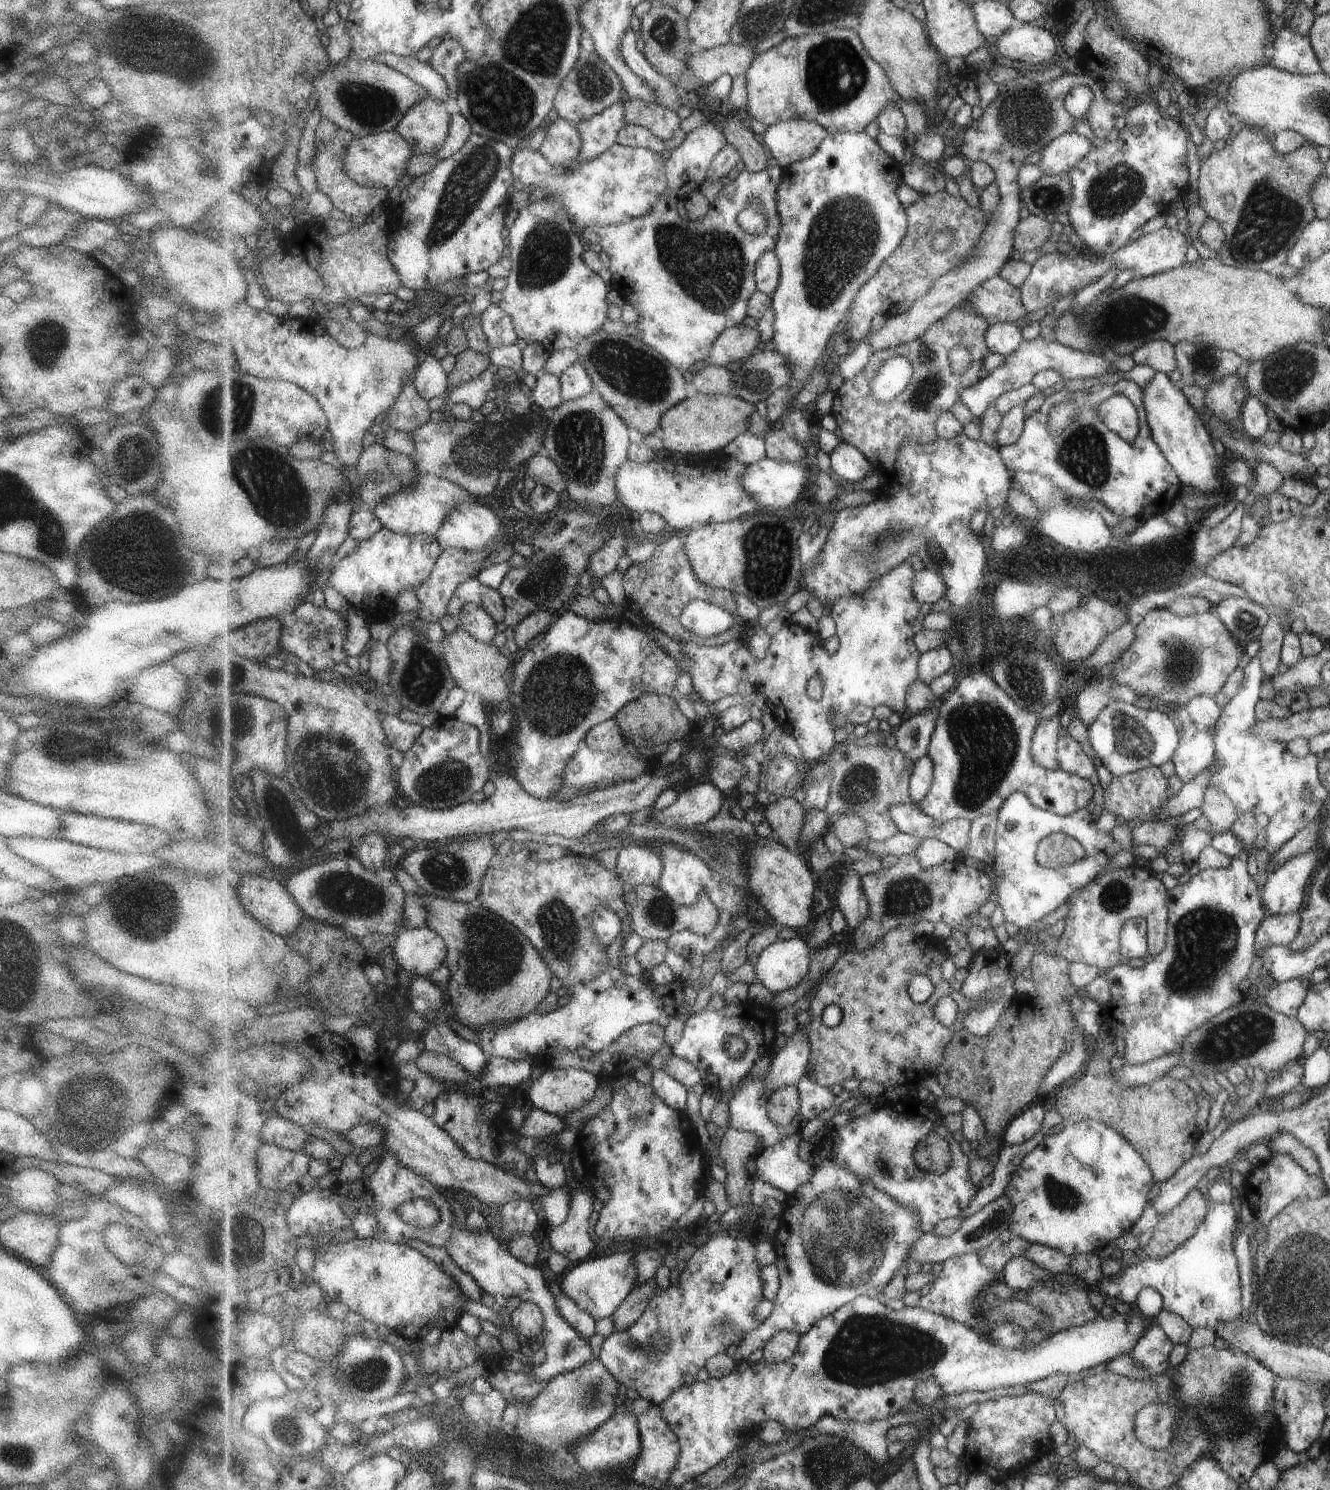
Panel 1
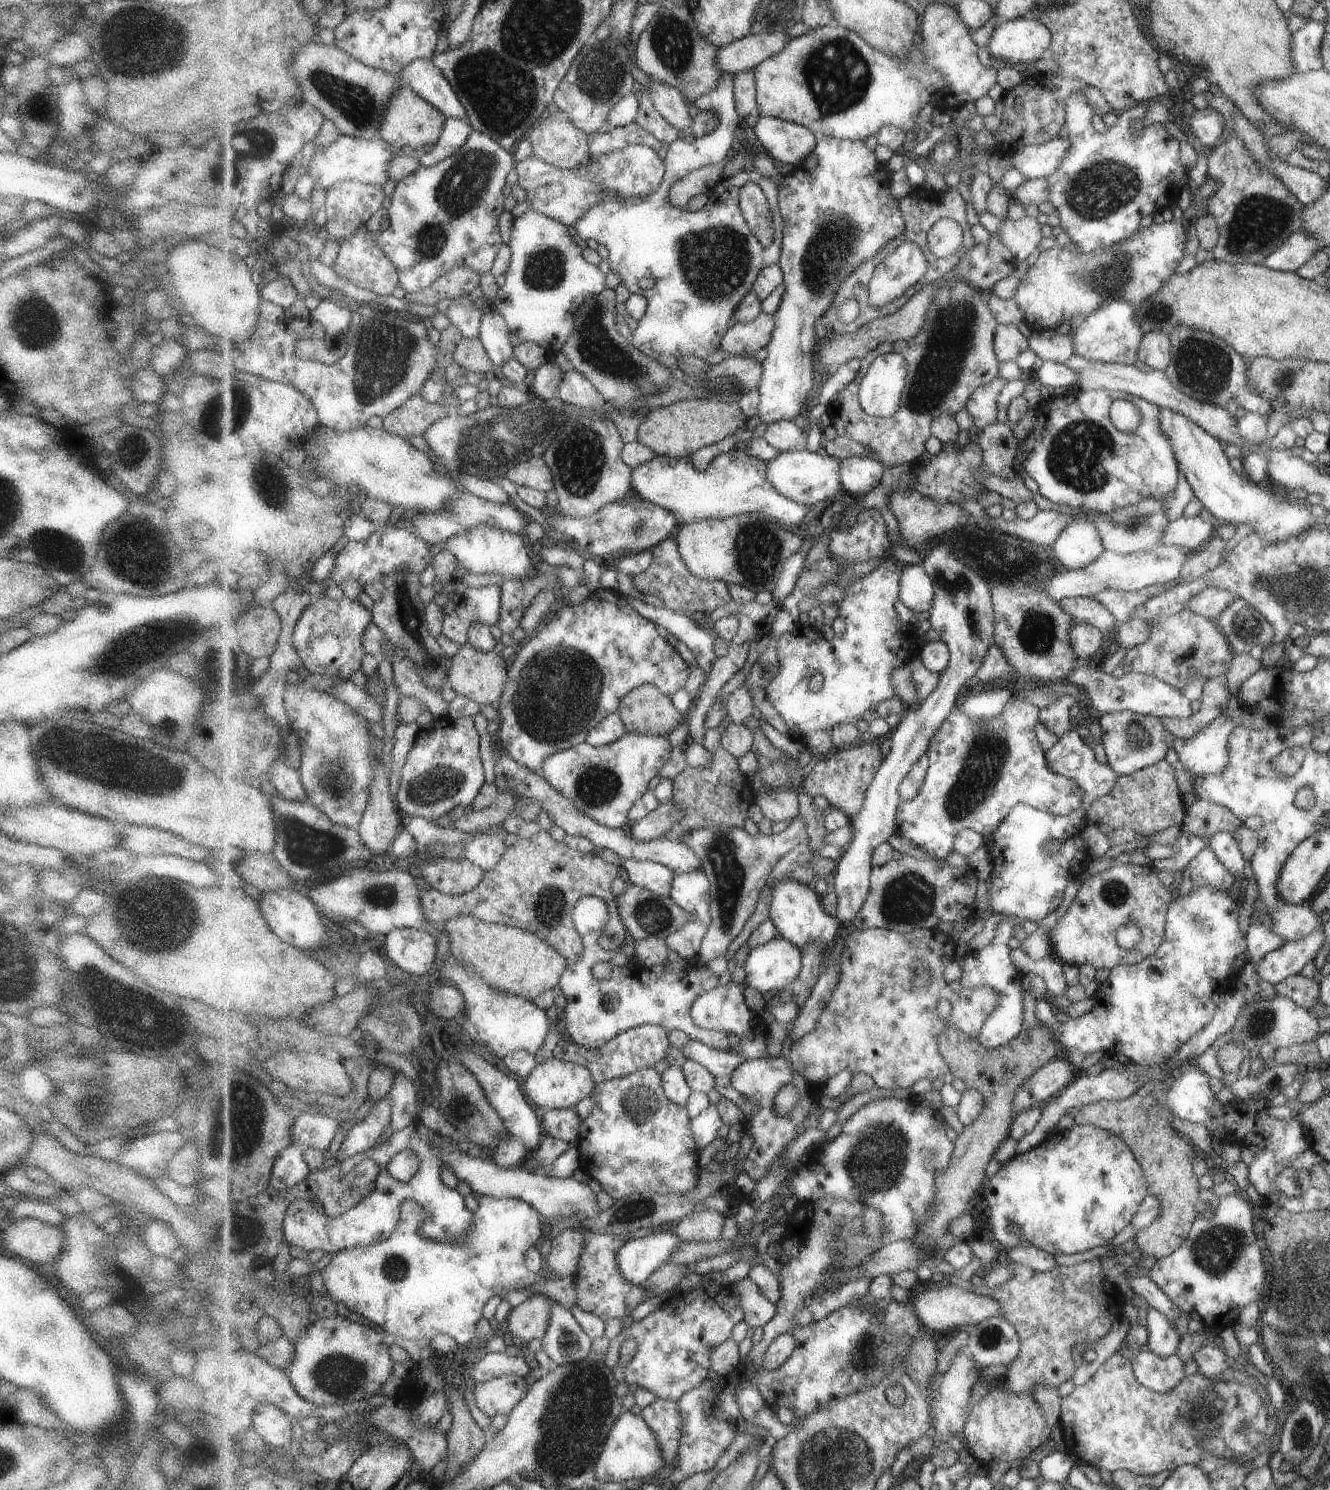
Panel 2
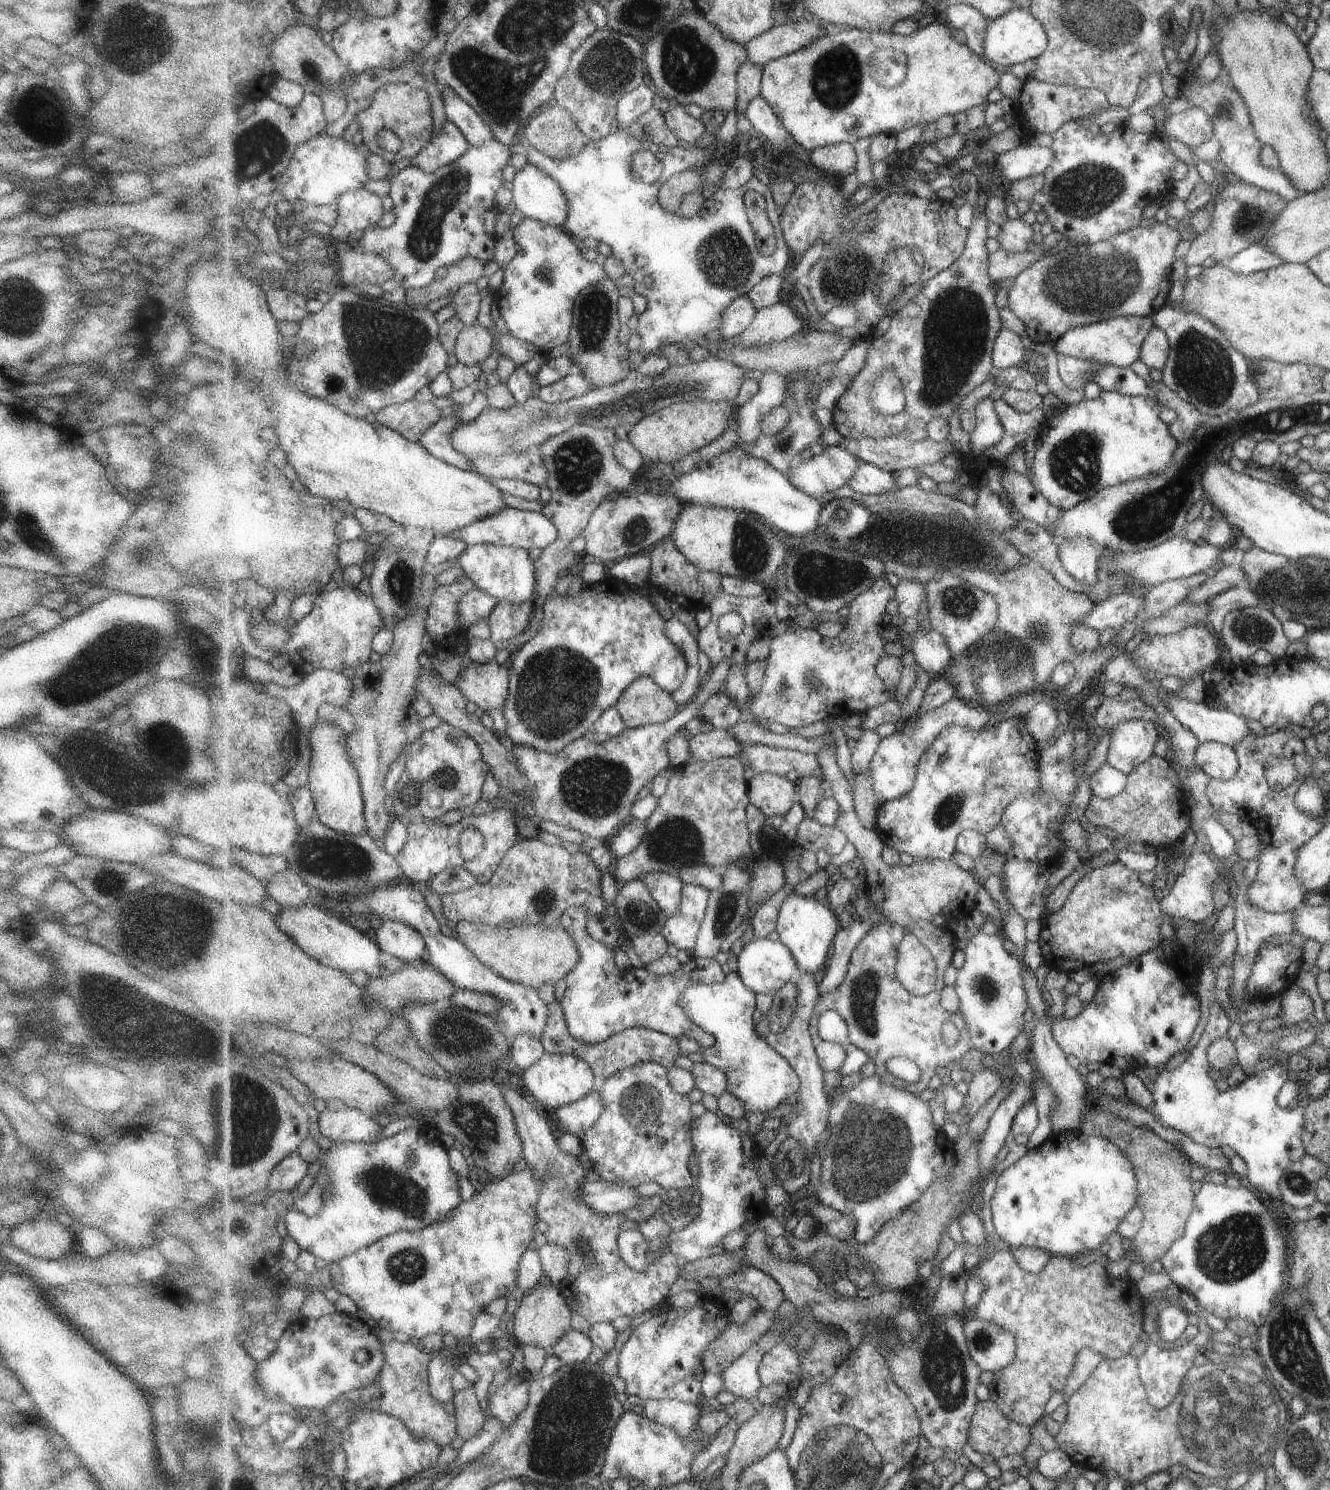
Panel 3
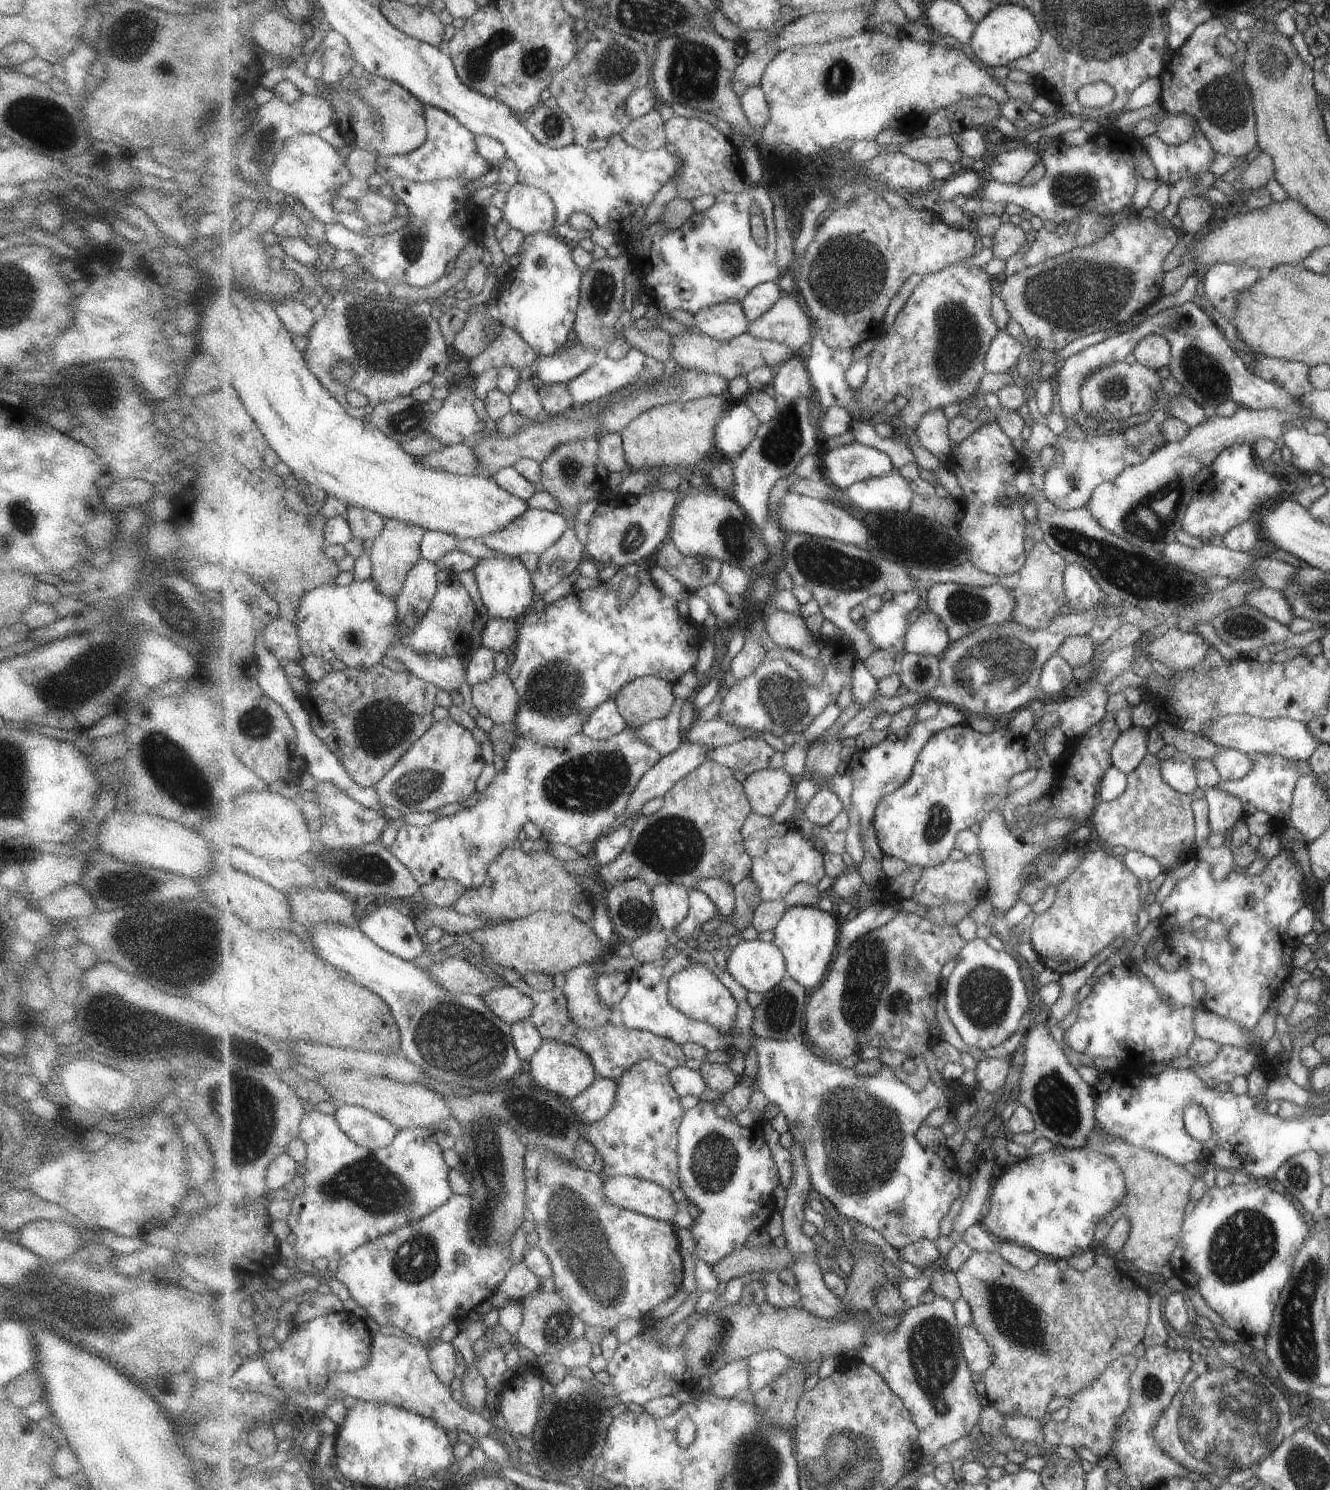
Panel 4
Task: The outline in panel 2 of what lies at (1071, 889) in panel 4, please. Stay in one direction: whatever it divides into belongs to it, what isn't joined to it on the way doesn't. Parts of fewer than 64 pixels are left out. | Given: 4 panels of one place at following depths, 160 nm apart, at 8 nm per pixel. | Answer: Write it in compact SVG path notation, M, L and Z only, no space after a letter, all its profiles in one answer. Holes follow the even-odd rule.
M1115 864L1081 884L1076 897L1049 934L1051 953L1064 964L1087 964L1095 969L1111 970L1123 963L1142 961L1162 944L1163 920L1166 920L1169 902L1169 888L1159 882L1152 868ZM1127 921L1135 924L1141 933L1141 940L1131 950L1123 950L1118 942L1118 930Z

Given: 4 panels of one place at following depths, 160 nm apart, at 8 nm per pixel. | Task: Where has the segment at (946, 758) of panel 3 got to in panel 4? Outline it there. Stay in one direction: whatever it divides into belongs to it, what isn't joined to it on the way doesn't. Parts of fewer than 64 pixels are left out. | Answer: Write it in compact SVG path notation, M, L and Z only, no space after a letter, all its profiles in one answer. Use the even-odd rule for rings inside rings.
M963 723L935 734L919 754L911 778L895 790L881 798L874 813L874 828L884 855L901 858L907 865L931 868L941 865L947 859L957 856L955 845L958 834L982 820L995 809L1001 809L1007 798L1009 780L1029 770L1029 760L1025 756L1027 740L1003 727L985 734L975 730L970 723Z

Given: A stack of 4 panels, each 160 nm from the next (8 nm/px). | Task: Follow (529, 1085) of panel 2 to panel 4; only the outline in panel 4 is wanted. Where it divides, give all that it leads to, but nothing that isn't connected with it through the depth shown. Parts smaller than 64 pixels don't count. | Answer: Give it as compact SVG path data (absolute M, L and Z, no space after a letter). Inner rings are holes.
M545 1040L538 1054L528 1063L527 1075L532 1083L563 1100L574 1100L598 1081L598 1072L591 1058L579 1047L555 1040Z

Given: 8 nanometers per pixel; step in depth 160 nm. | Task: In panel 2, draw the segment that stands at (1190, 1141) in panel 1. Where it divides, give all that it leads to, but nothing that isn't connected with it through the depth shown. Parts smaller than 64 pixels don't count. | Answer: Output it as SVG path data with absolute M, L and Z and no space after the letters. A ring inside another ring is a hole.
M1171 1075L1168 1078L1163 1078L1163 1080L1147 1081L1125 1098L1103 1099L1086 1104L1073 1111L1077 1125L1093 1125L1097 1128L1104 1128L1123 1139L1125 1146L1134 1155L1144 1174L1146 1193L1159 1199L1160 1213L1153 1219L1153 1222L1138 1230L1134 1237L1131 1238L1137 1254L1155 1259L1160 1259L1173 1253L1179 1244L1183 1242L1193 1221L1200 1216L1195 1211L1195 1202L1197 1202L1197 1196L1199 1196L1200 1185L1192 1173L1193 1145L1188 1137L1178 1133L1171 1126L1171 1119L1174 1114L1171 1112L1170 1107L1166 1105L1166 1090L1171 1081Z

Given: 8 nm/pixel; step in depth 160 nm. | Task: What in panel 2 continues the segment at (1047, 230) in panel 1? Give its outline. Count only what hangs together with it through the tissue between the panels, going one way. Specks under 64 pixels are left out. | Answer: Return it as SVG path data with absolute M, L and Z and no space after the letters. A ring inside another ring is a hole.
M1023 217L1016 221L1005 218L997 232L1019 263L1027 260L1045 238L1043 225L1036 217Z

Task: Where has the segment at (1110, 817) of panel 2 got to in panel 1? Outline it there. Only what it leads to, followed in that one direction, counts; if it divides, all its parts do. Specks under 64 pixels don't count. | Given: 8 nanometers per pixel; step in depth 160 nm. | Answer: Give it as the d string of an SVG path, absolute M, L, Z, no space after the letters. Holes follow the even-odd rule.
M1146 767L1122 777L1113 776L1106 792L1104 793L1103 811L1107 811L1113 816L1121 816L1126 822L1129 820L1139 820L1140 823L1155 822L1159 819L1161 806L1169 800L1167 794L1167 777L1159 768Z

